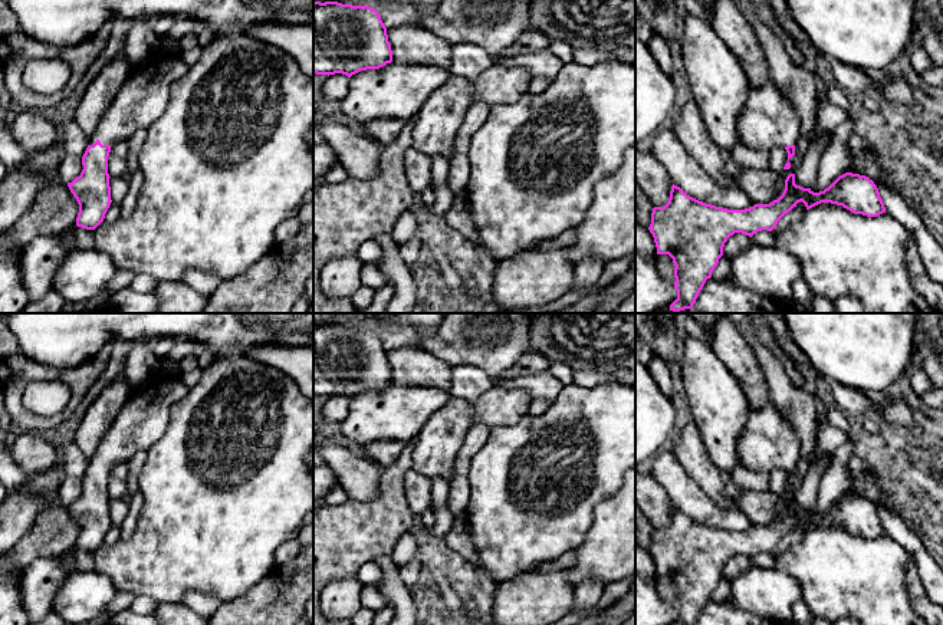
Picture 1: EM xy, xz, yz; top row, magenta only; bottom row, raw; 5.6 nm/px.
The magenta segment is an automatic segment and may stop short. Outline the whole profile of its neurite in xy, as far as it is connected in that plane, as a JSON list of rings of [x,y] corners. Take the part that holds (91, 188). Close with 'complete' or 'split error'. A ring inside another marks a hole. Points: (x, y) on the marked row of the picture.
[[[158,52],[147,68],[132,70],[89,138],[83,170],[68,187],[79,204],[76,226],[95,230],[112,203],[108,157],[111,147],[124,144],[135,131],[148,129],[168,103],[171,85],[188,72],[180,52]]] | split error

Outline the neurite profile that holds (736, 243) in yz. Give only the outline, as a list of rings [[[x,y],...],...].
[[[735,233],[724,243],[723,256],[726,256],[727,259],[732,259],[752,246],[753,246],[753,241],[749,236],[742,233]]]

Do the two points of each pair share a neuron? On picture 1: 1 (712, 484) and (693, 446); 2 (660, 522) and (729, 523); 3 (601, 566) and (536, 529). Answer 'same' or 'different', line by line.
1: same
2: different
3: different

